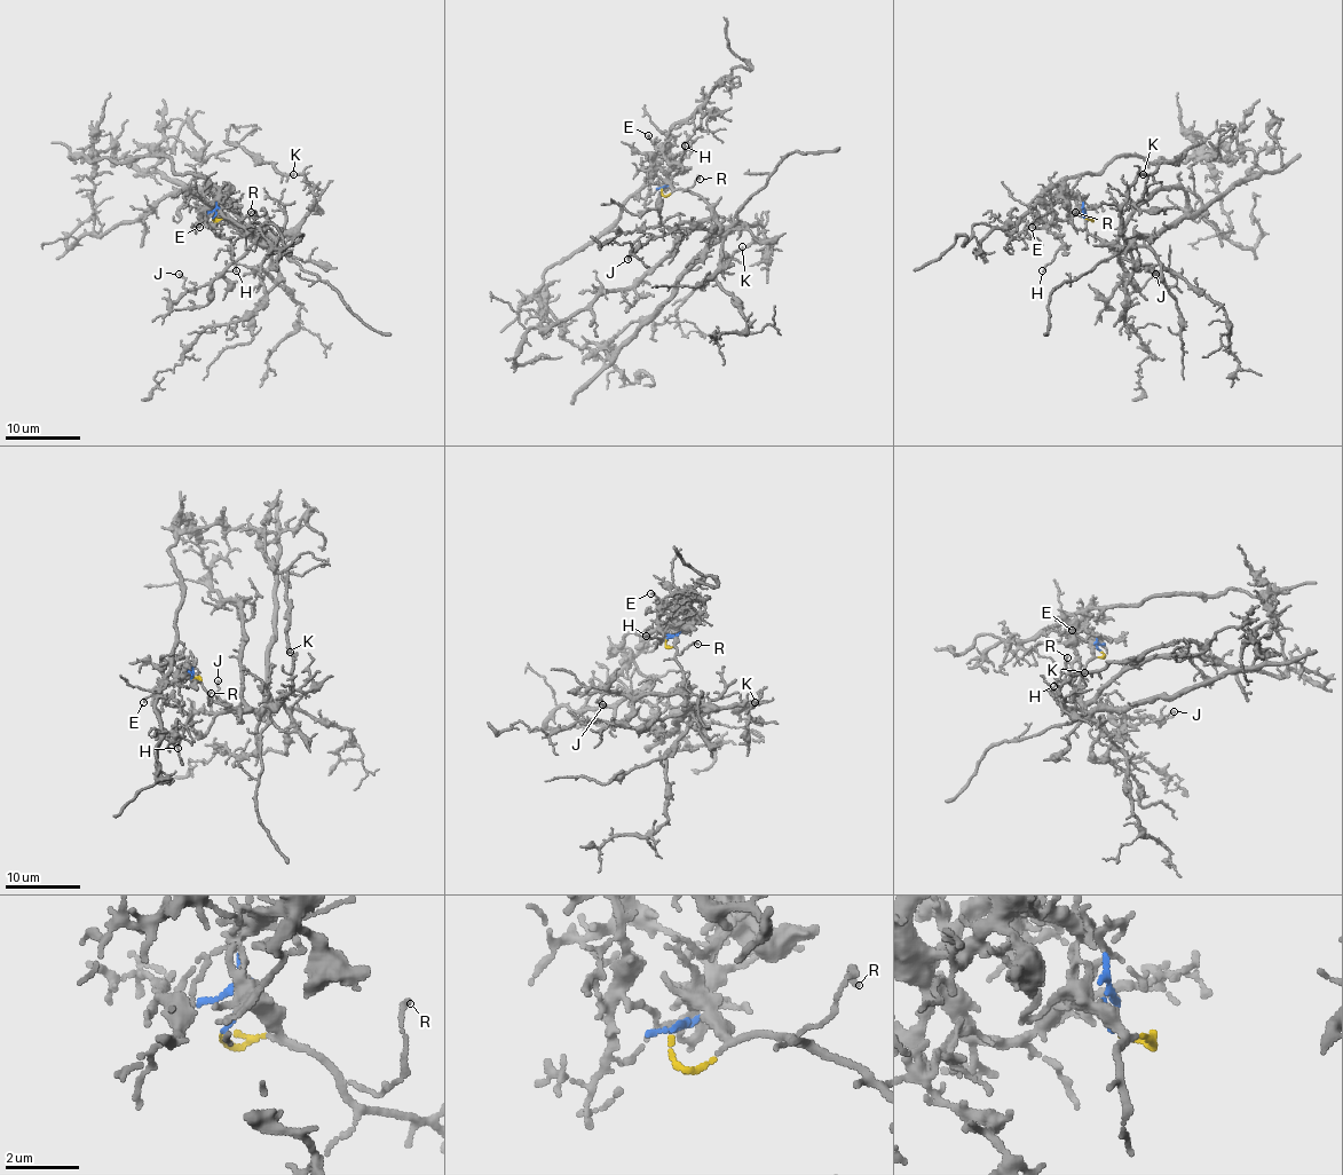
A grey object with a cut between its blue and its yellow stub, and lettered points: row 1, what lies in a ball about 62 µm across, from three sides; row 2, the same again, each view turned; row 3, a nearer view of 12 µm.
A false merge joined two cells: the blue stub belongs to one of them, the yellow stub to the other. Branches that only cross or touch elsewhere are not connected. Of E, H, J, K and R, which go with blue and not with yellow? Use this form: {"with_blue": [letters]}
{"with_blue": ["E", "H"]}

